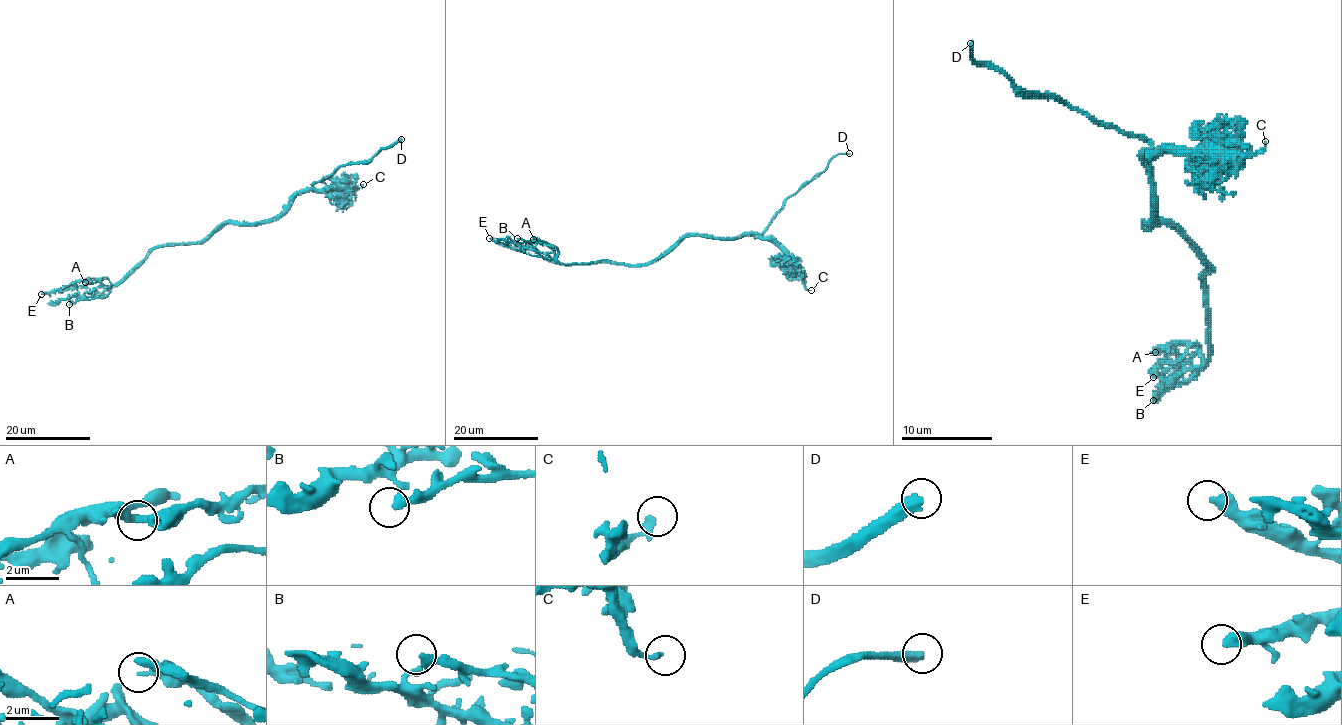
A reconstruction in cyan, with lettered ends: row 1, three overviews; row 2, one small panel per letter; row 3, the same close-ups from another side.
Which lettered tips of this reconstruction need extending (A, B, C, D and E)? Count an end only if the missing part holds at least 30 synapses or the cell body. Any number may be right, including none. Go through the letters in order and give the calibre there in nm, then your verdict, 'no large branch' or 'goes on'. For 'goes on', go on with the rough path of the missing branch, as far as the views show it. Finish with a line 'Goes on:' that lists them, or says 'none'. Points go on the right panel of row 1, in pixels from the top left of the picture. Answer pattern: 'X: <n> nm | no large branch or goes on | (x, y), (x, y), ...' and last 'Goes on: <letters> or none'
A: 240 nm | no large branch
B: 240 nm | no large branch
C: 200 nm | no large branch
D: 360 nm | goes on
E: 480 nm | no large branch
Goes on: D

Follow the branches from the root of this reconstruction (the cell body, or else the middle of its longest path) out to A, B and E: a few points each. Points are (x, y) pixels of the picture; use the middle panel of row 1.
A: (683, 239), (644, 265), (553, 262), (550, 260), (554, 252), (541, 241), (533, 239)
B: (683, 239), (647, 263), (620, 265), (557, 263), (548, 254), (538, 252), (534, 242), (517, 238)
E: (683, 239), (647, 263), (620, 265), (552, 262), (503, 246), (489, 238)

